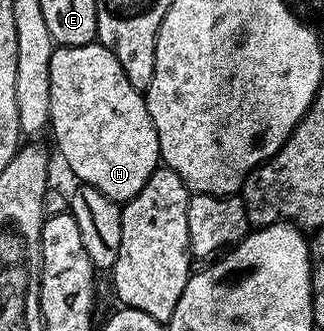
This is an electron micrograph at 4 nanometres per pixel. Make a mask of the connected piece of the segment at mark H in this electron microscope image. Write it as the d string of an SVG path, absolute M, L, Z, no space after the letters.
M97 41L79 47L55 46L50 65L49 130L54 131L58 151L70 166L71 173L78 178L77 182L100 189L104 197L115 199L120 205L136 197L136 193L144 189L144 181L148 181L160 165L158 138L152 117L148 117L145 94L137 91L132 81L124 77L120 61L116 61L114 54Z

